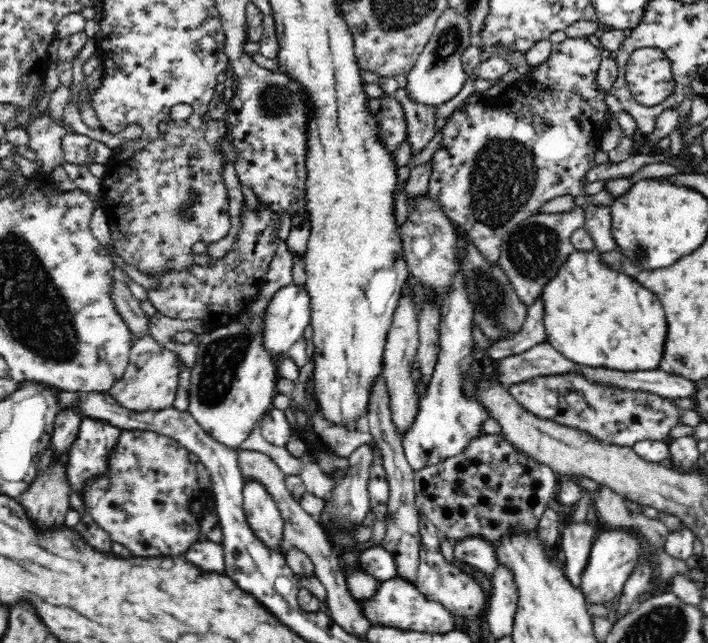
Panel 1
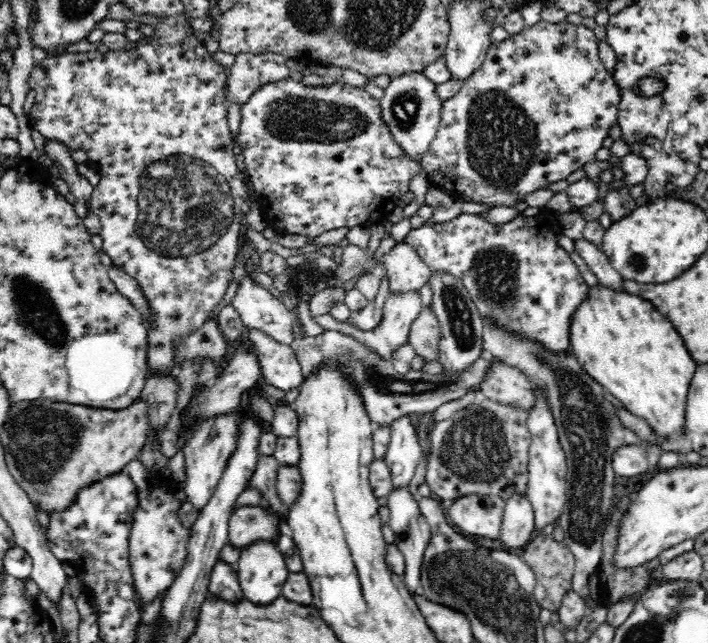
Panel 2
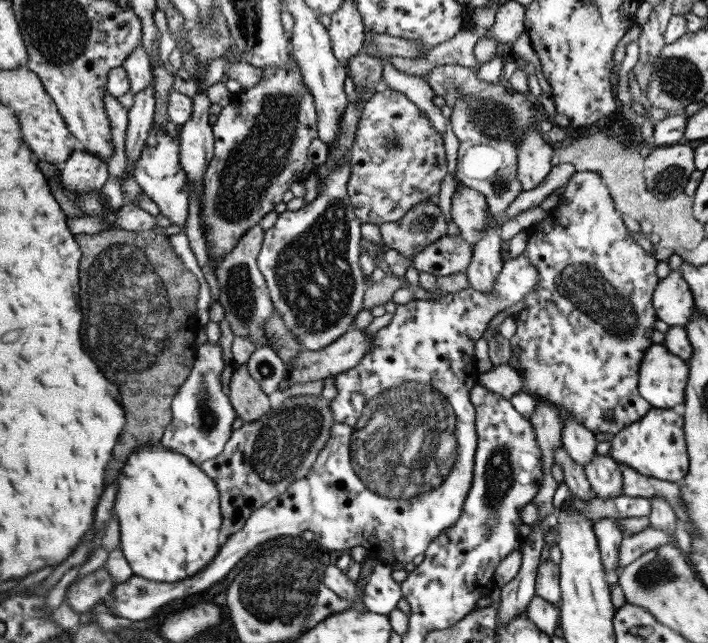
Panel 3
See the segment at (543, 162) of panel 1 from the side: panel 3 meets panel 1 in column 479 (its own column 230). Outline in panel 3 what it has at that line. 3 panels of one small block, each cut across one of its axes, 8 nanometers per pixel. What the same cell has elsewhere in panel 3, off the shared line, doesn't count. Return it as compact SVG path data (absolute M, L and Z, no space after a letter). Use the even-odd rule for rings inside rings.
M293 58L289 66L290 70L274 67L261 69L262 78L259 83L233 95L231 103L222 108L211 126L214 148L203 176L202 216L199 217L207 258L211 263L219 264L243 232L259 224L263 216L274 211L273 208L282 202L281 195L289 190L293 182L303 182L315 170L315 166L307 158L311 140L318 138L313 100L302 84Z

